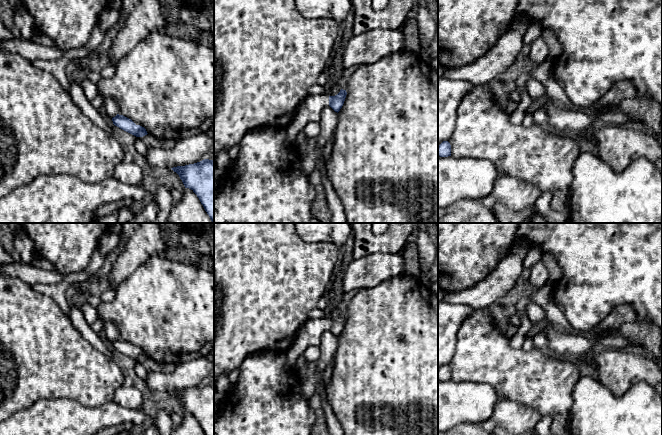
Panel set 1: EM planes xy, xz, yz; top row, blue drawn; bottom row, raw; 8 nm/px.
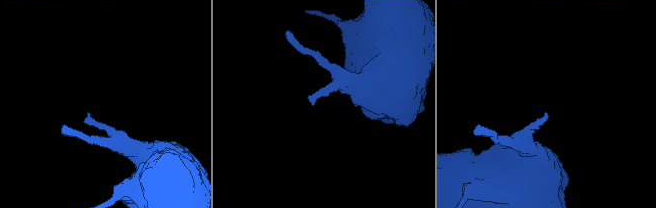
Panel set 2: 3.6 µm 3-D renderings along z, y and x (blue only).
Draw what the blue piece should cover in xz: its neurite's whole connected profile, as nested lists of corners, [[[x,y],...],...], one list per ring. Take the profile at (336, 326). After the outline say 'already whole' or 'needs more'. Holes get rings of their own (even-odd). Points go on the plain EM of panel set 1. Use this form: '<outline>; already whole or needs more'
[[[341,313],[335,320],[329,320],[327,317],[321,319],[310,319],[297,333],[296,339],[291,348],[286,352],[286,367],[296,370],[297,359],[303,355],[303,352],[309,346],[319,346],[322,334],[330,330],[335,336],[342,332],[347,316]]]; needs more

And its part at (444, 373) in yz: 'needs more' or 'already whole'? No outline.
already whole

